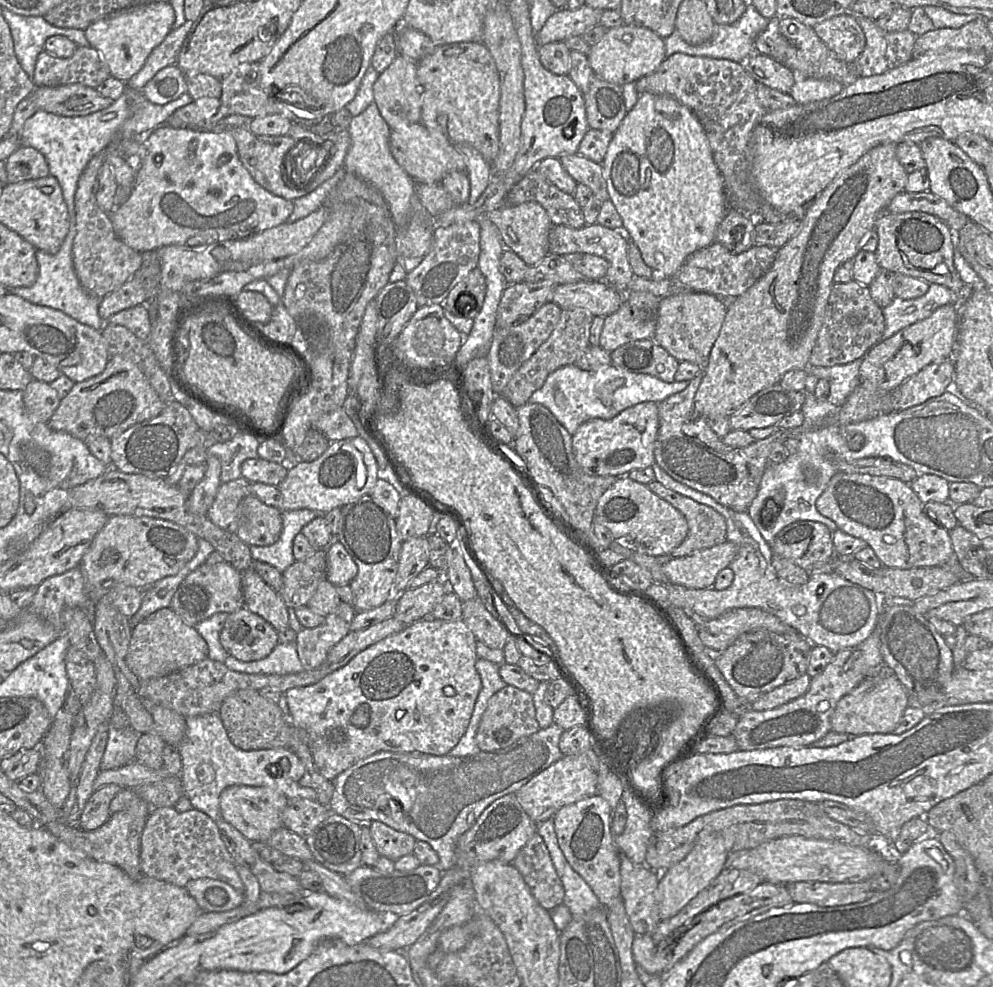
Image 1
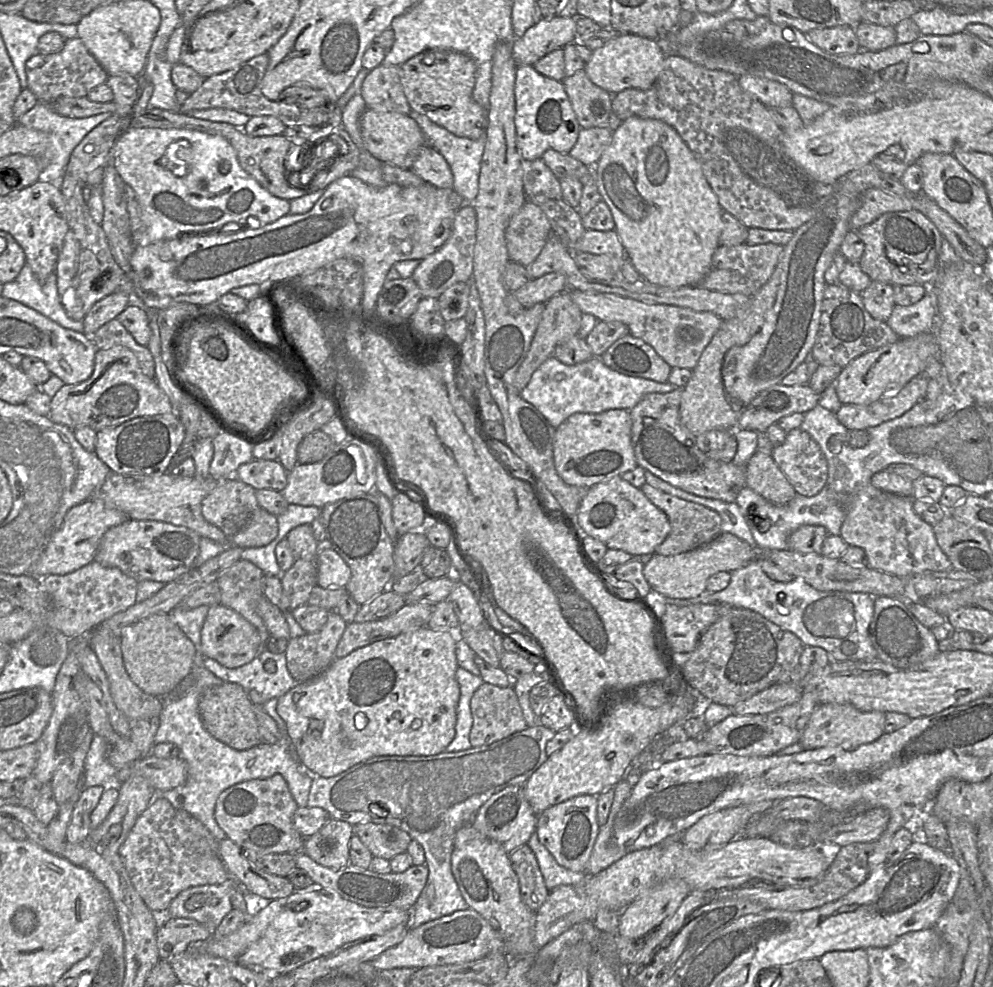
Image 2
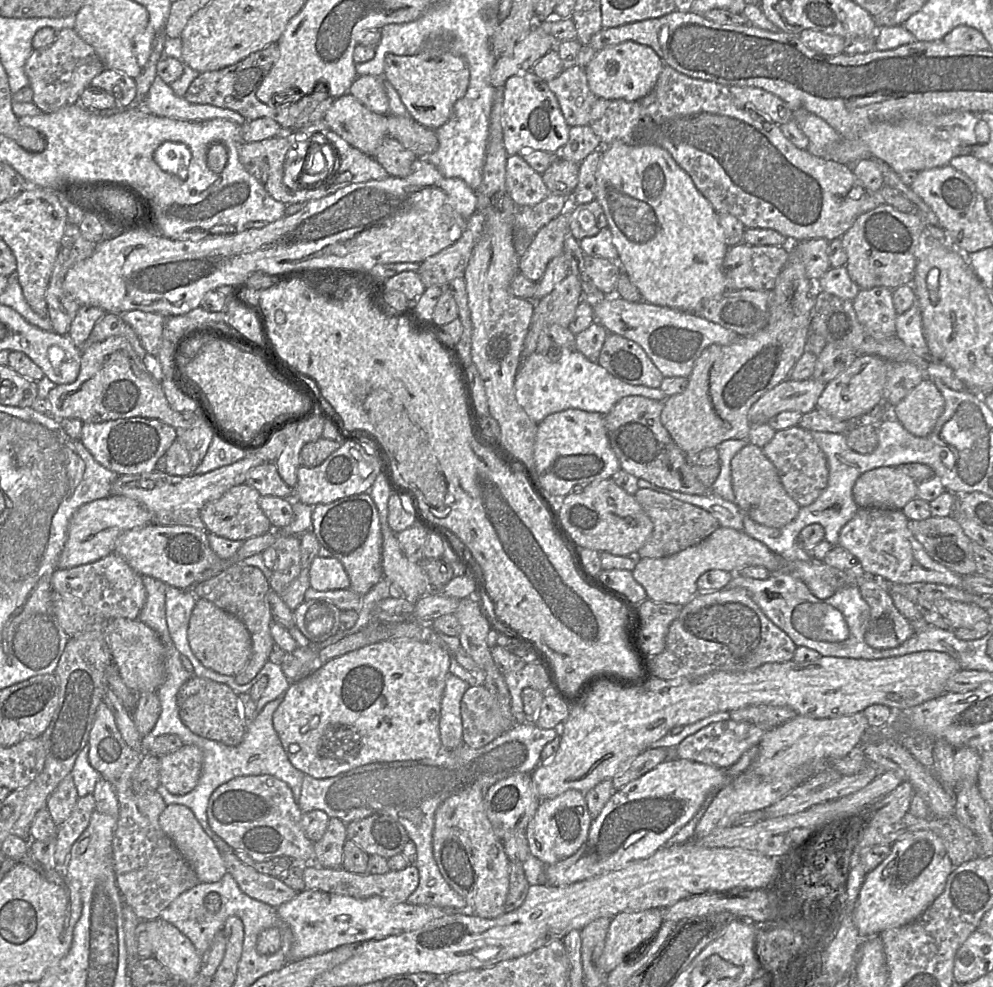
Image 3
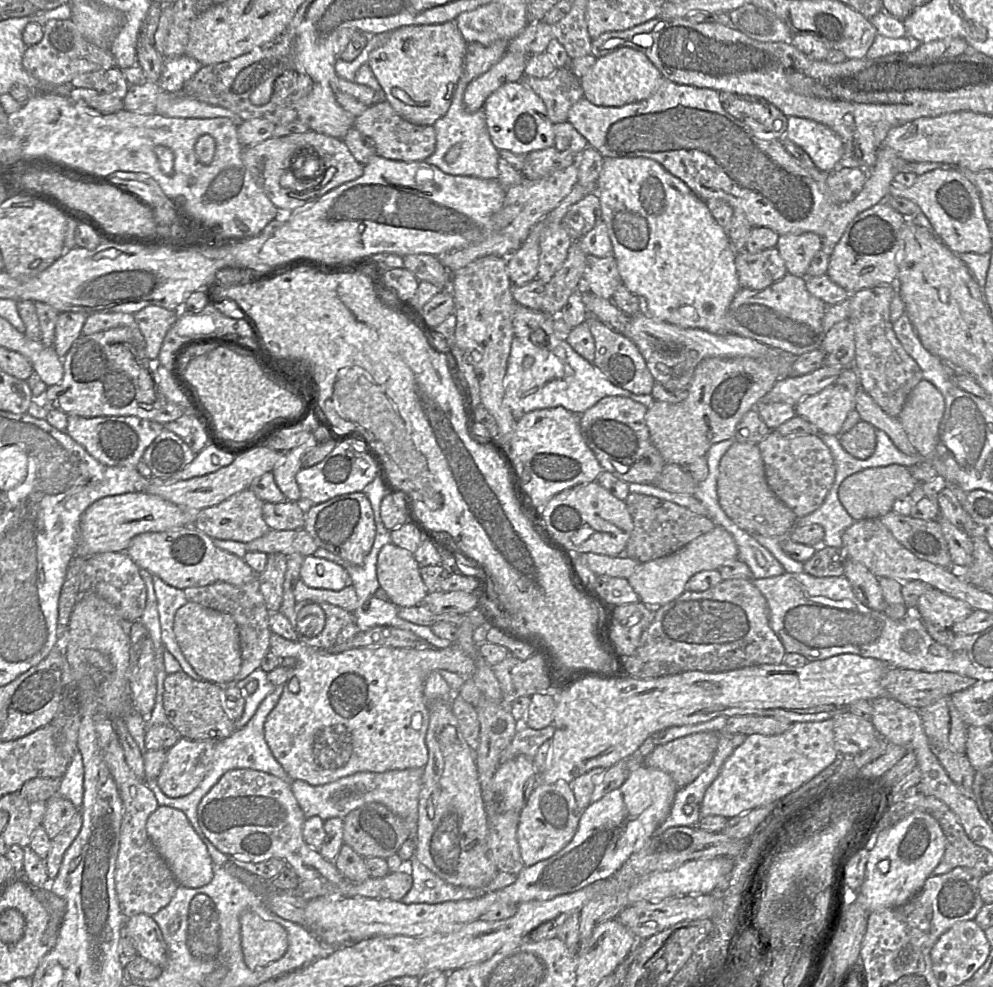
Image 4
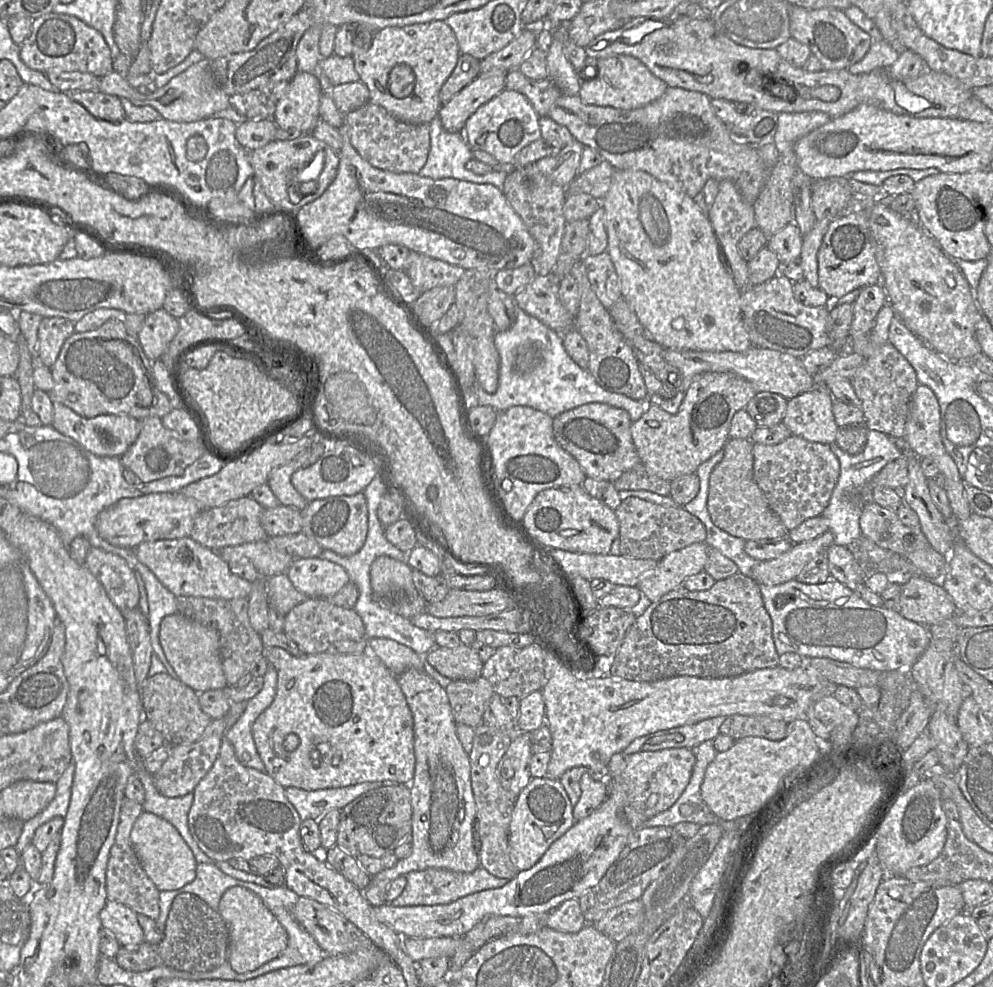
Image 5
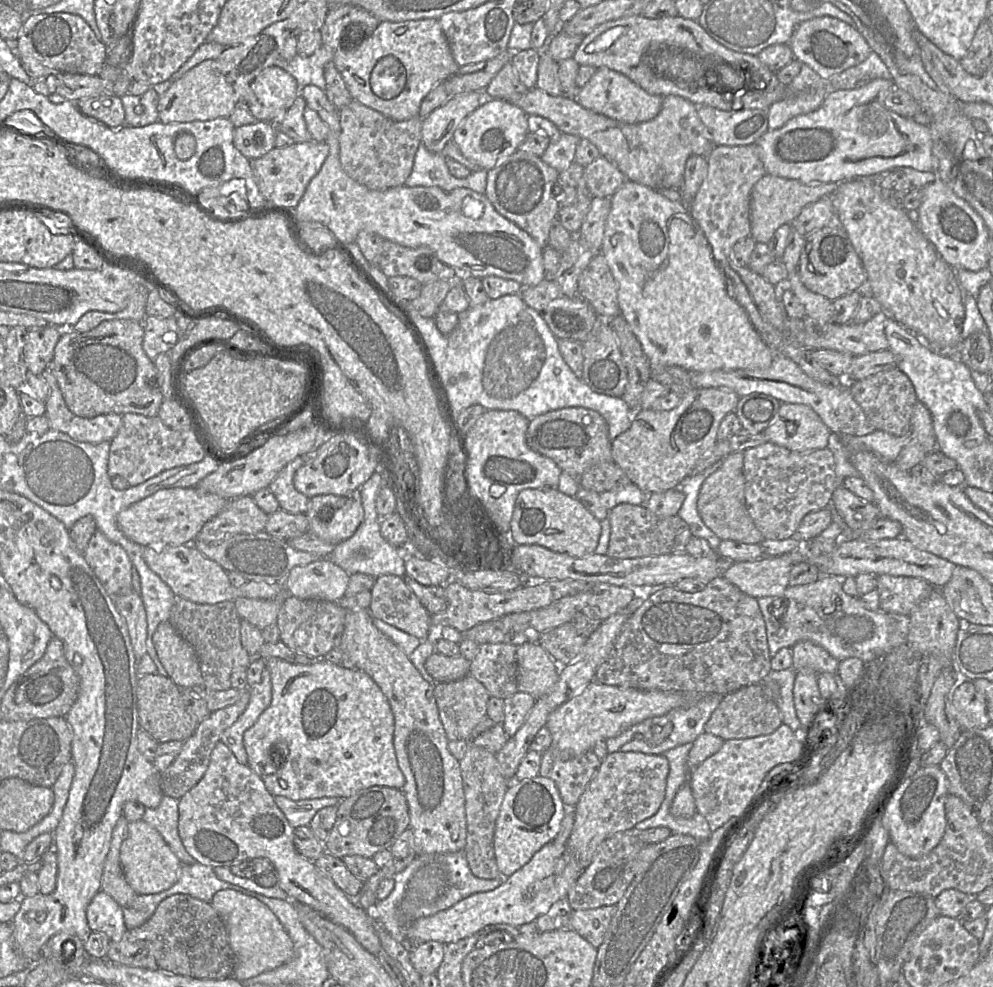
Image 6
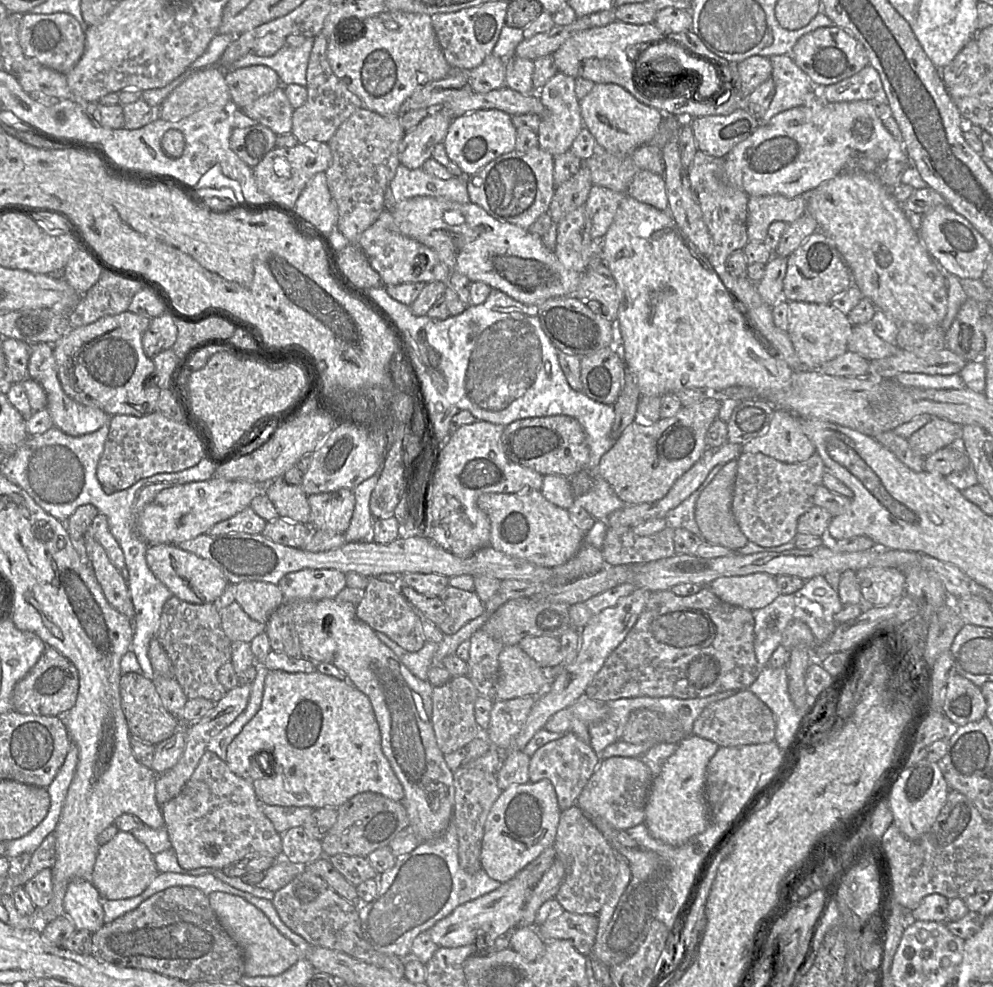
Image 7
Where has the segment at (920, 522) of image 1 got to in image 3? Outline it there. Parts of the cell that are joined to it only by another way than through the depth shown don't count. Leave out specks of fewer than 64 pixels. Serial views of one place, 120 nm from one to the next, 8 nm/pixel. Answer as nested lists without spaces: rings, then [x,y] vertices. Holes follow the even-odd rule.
[[[859,508],[856,515],[840,530],[838,545],[859,560],[863,573],[886,583],[933,583],[963,588],[963,576],[934,561],[916,540],[908,527],[908,522],[909,519],[902,510]]]

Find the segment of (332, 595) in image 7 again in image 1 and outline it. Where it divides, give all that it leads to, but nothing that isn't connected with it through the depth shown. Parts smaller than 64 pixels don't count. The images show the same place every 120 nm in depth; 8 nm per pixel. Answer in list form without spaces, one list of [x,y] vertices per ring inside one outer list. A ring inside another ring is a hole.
[[[339,541],[327,549],[327,581],[334,585],[347,585],[357,573],[356,563]]]

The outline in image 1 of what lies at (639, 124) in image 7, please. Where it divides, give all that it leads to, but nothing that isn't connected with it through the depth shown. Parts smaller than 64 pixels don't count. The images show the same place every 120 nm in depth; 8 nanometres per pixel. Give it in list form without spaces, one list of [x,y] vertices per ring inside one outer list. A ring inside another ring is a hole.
[[[626,25],[606,29],[604,36],[590,47],[586,56],[596,77],[620,86],[635,83],[655,72],[666,58],[664,39],[647,28]]]

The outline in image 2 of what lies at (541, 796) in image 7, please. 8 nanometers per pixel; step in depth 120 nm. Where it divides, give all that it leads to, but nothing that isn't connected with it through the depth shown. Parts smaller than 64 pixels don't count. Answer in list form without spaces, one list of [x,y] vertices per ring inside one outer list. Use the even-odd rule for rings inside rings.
[[[580,795],[553,805],[537,816],[535,833],[557,863],[573,872],[586,870],[599,833],[597,796]]]

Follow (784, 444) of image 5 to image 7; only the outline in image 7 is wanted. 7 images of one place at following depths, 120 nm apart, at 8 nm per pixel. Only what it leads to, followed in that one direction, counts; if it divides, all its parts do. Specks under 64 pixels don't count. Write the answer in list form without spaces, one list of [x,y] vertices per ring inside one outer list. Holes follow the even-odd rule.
[[[815,452],[805,461],[787,464],[762,453],[741,453],[737,461],[731,508],[743,534],[761,547],[793,541],[799,517],[814,506],[813,496],[822,485],[826,469],[821,457]]]

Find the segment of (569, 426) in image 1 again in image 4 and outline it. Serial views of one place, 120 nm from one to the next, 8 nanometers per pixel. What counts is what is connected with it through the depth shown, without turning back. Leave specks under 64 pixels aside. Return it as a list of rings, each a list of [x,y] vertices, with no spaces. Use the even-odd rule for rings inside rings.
[[[555,334],[547,336],[547,344],[535,344],[530,338],[523,337],[512,340],[504,377],[503,402],[516,419],[532,410],[558,406],[582,414],[607,396],[627,397],[647,408],[655,402],[651,394],[634,394],[613,385],[598,367],[581,357],[564,338],[557,338]]]

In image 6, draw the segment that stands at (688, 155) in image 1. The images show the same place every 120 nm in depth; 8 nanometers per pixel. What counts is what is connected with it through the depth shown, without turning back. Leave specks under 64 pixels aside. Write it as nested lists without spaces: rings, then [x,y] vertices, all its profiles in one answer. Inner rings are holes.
[[[627,180],[611,197],[611,209],[606,221],[606,229],[600,253],[602,253],[617,282],[619,313],[625,318],[633,333],[639,340],[643,352],[650,363],[650,377],[653,366],[679,366],[688,372],[705,372],[714,370],[761,370],[768,368],[775,353],[765,344],[753,327],[744,308],[737,302],[731,291],[731,283],[726,279],[717,265],[707,238],[692,217],[689,207],[683,201],[671,201],[658,190],[643,184]]]

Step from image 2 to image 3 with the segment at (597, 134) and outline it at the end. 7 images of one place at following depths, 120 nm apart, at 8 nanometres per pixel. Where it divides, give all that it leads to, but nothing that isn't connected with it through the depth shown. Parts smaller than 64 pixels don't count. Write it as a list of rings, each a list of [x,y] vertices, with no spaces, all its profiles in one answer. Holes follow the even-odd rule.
[[[589,125],[572,126],[567,143],[559,155],[566,160],[580,164],[590,153],[604,148],[600,138]]]

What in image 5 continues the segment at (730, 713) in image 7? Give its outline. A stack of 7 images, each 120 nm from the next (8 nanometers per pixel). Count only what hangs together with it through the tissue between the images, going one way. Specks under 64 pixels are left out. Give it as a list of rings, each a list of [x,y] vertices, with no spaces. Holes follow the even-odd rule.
[[[731,715],[720,726],[720,734],[739,740],[745,737],[762,737],[779,741],[786,736],[786,722],[767,716]]]

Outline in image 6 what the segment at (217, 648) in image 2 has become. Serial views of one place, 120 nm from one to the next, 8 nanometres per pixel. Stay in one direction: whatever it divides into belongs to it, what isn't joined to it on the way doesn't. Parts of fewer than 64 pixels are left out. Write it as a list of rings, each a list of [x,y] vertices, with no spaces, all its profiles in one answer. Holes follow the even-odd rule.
[[[165,621],[153,634],[157,656],[167,676],[180,688],[202,686],[203,678],[194,648]]]

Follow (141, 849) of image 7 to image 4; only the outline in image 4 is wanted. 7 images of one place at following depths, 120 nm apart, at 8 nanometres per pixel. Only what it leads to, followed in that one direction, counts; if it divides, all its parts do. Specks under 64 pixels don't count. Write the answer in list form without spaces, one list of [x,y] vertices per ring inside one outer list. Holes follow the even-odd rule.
[[[159,805],[148,817],[146,830],[151,842],[167,863],[179,886],[199,888],[212,880],[215,865],[207,846],[198,836],[183,811]]]

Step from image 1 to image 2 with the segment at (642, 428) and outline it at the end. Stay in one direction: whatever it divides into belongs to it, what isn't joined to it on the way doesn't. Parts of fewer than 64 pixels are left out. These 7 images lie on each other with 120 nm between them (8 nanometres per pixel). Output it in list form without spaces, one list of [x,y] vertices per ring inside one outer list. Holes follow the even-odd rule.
[[[625,409],[570,415],[555,429],[553,460],[557,473],[568,485],[590,488],[635,469],[638,464],[631,442],[631,426],[630,412]]]

